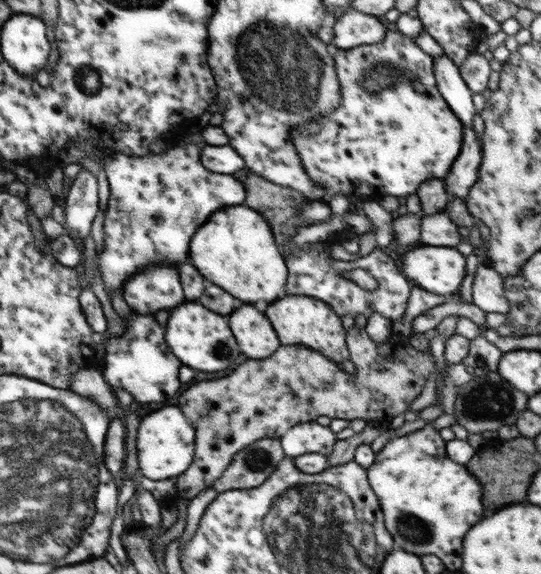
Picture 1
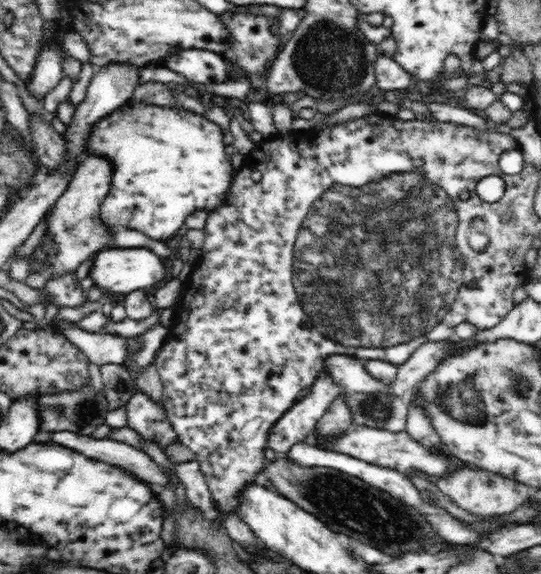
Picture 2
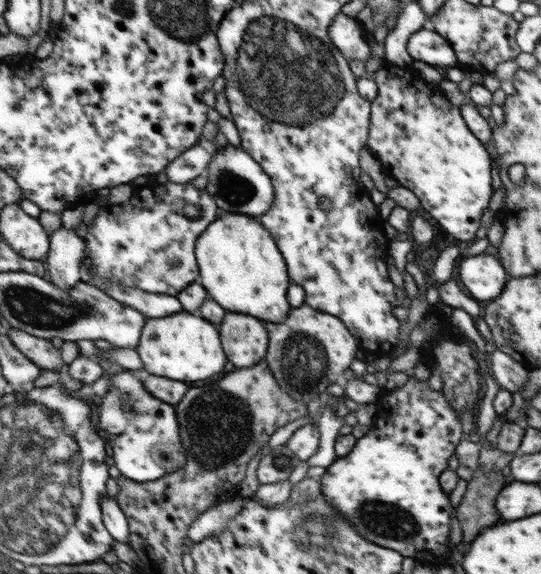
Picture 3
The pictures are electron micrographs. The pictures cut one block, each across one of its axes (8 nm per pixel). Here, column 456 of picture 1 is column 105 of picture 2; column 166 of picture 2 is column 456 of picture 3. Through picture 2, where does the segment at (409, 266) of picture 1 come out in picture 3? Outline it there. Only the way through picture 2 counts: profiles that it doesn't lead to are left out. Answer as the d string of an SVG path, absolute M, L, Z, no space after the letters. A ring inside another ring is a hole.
M486 253L466 257L461 256L455 263L454 274L460 276L457 281L464 291L477 301L492 301L497 296L500 296L500 293L504 290L507 279L509 278L501 261L492 255L487 255Z

